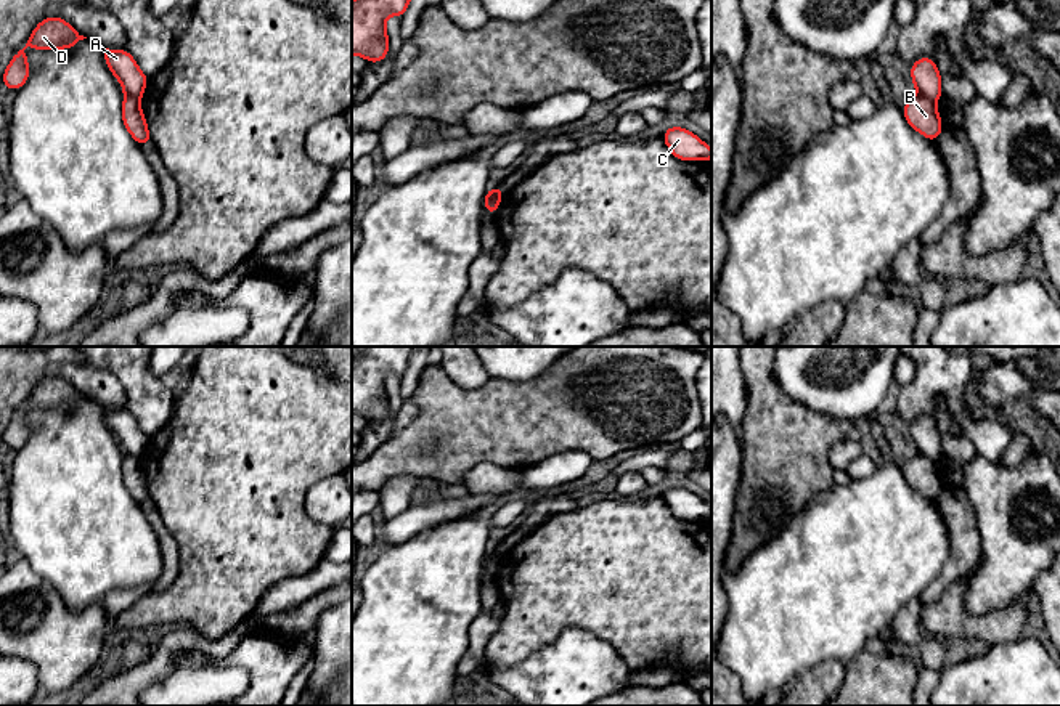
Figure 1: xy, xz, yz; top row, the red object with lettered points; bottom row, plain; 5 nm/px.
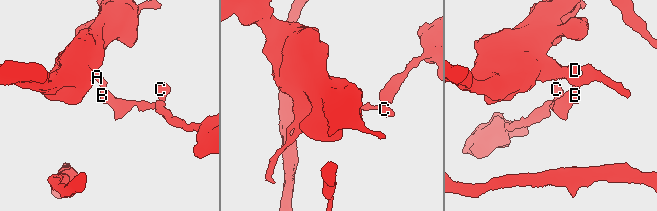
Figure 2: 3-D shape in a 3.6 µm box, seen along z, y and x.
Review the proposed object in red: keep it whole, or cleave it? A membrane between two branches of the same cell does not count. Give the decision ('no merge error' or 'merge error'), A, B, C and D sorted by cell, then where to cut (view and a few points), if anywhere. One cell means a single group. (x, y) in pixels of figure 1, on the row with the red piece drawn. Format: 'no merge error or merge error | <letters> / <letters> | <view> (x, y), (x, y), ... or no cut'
merge error | A D / B C | xz (500, 198), (485, 204)

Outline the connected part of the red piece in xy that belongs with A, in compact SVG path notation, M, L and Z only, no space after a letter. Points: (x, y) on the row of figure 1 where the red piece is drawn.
M104 48L104 59L109 71L119 79L125 96L140 98L146 88L148 79L127 50Z

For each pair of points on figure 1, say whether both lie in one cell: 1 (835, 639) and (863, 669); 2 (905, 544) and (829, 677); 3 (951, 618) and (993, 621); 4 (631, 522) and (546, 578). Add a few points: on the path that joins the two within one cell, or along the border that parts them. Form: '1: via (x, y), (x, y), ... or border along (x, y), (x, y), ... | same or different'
1: border along (863, 650), (845, 665) | different
2: border along (843, 663), (823, 660), (803, 673) | different
3: via (961, 623), (983, 623) | same
4: via (611, 543), (585, 568), (567, 573) | same

